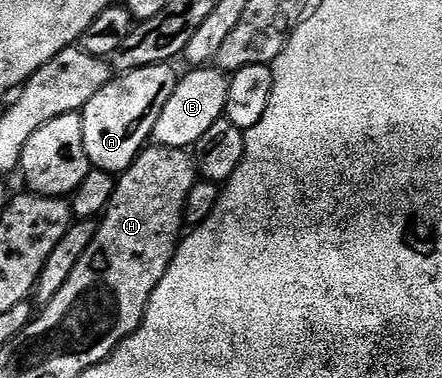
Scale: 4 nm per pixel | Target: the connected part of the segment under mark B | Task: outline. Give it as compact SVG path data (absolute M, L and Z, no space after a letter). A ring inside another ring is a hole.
M192 68L187 72L185 78L183 75L177 81L170 100L166 100L166 108L162 108L162 116L158 116L158 124L154 124L151 141L155 145L188 150L224 117L229 75L219 68Z

